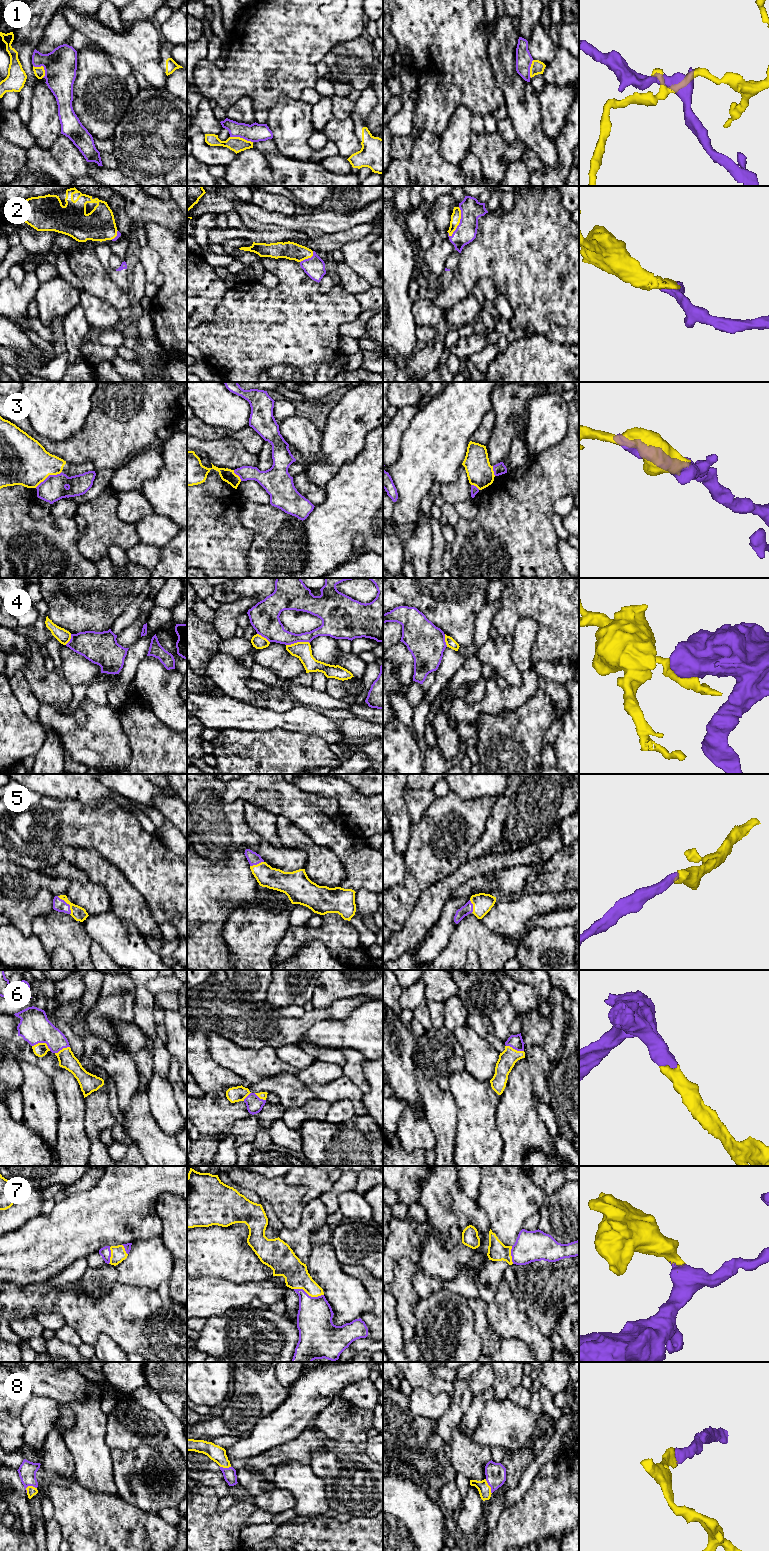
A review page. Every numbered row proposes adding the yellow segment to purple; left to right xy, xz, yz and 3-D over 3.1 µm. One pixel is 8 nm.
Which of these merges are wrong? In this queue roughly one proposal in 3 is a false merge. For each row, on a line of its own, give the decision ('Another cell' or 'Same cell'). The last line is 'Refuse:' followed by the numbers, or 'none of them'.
1: Another cell
2: Same cell
3: Another cell
4: Another cell
5: Same cell
6: Same cell
7: Same cell
8: Same cell
Refuse: 1, 3, 4

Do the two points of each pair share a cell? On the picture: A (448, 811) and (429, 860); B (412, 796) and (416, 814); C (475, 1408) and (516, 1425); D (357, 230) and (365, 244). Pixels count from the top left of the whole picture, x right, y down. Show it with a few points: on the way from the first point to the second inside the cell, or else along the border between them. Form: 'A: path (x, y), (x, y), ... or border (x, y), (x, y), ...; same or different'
A: path (448, 823), (448, 829), (436, 848); same
B: path (416, 800), (416, 810); same
C: border (494, 1399), (484, 1403), (475, 1428), (462, 1424); different
D: border (372, 230), (362, 238), (348, 241), (340, 248); different

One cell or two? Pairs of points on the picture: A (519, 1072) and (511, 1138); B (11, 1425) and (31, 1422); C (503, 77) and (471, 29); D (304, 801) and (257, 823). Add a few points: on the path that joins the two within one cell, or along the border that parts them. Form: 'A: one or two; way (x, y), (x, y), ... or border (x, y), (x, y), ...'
A: one; way (518, 1088), (517, 1122)
B: two; border (27, 1403), (21, 1413), (24, 1443)
C: two; border (487, 38), (487, 55), (494, 77)
D: two; border (254, 804), (272, 812), (276, 817)

